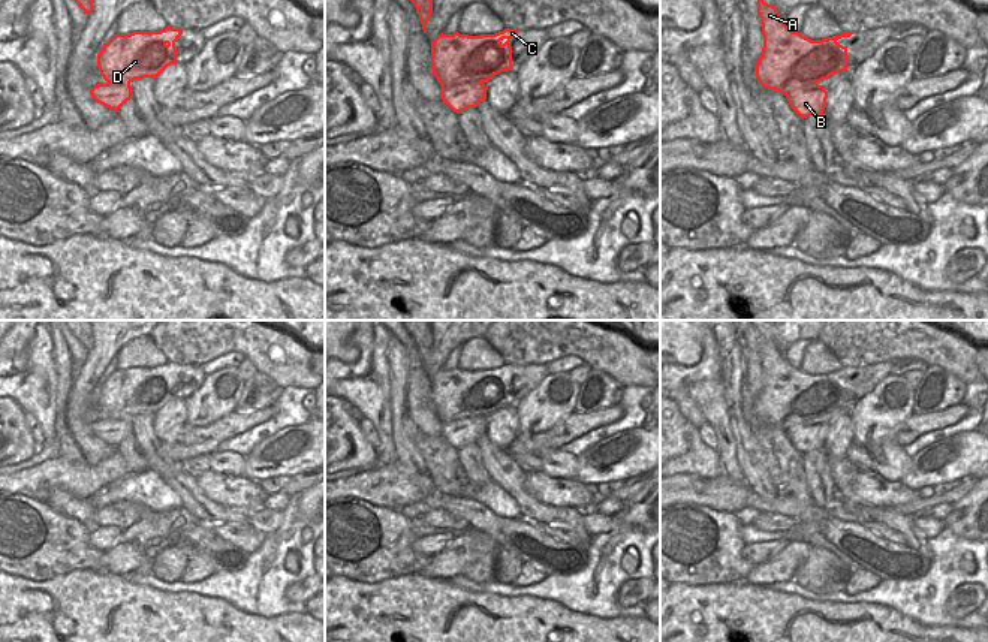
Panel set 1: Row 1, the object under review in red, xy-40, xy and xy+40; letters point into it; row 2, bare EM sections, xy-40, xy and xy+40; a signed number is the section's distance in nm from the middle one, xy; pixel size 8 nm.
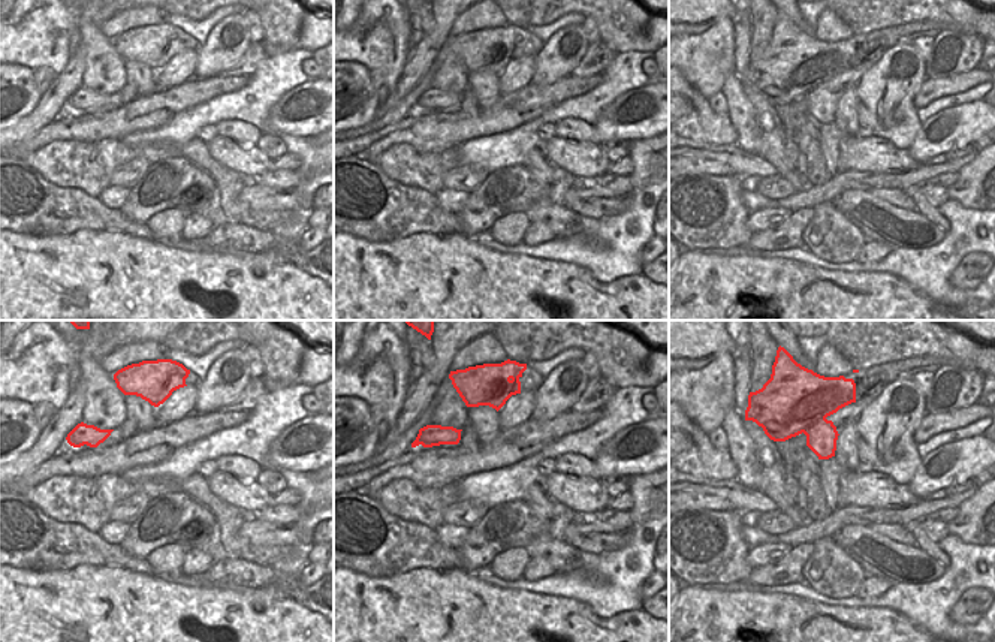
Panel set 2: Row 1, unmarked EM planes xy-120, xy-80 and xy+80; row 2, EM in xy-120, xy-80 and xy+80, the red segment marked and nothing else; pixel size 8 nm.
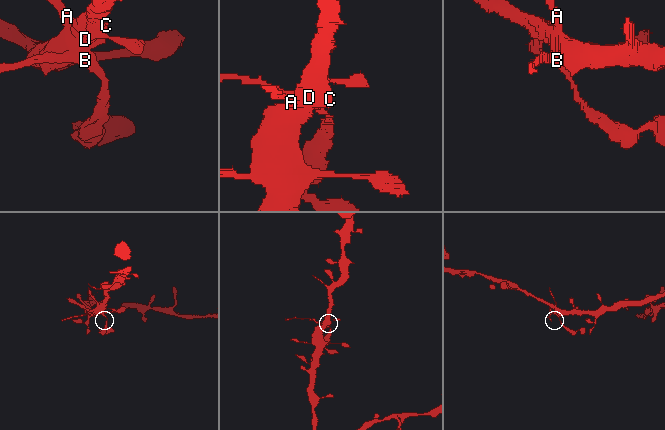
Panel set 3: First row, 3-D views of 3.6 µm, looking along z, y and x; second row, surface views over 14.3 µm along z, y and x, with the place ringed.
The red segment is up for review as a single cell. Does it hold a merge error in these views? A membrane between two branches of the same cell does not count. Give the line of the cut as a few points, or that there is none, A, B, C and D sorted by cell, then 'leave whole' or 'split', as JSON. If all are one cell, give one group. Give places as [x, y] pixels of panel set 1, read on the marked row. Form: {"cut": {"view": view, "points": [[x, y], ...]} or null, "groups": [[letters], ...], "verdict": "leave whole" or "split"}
{"cut": {"view": "xy", "points": [[481, 81], [442, 89]]}, "groups": [["A", "C", "D"], ["B"]], "verdict": "split"}

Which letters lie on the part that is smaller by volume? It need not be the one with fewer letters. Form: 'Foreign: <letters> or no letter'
Foreign: B

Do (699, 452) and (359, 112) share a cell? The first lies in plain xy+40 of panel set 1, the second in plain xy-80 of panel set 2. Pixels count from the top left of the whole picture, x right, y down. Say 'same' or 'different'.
same

